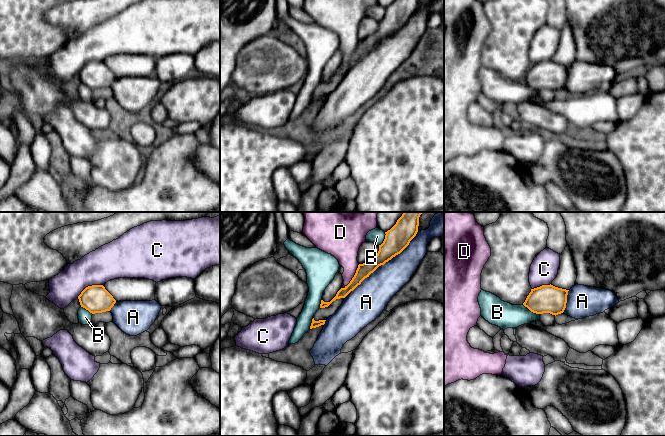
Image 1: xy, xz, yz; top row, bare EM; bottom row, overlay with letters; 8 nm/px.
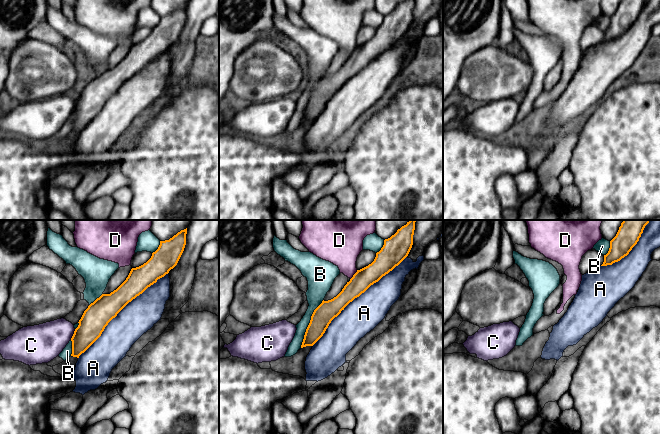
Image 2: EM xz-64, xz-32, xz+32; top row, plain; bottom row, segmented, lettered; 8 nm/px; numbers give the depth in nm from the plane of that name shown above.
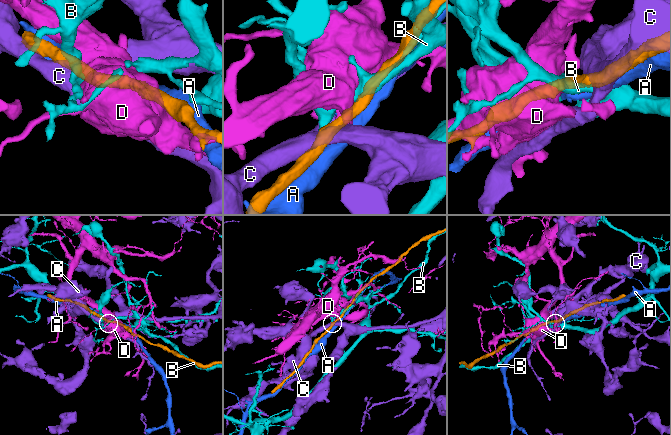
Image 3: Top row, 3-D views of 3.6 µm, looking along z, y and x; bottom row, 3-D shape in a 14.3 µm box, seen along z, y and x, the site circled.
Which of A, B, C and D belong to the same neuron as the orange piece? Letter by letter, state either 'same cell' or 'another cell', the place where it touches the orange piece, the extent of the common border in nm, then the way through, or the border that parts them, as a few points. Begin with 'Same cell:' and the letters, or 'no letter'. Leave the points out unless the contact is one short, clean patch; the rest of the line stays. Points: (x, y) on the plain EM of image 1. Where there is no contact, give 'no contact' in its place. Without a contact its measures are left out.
Same cell: no letter
A: another cell; meets orange in xz at (382, 40); contact 800 nm long
B: another cell; meets orange in yz at (531, 87); contact 160 nm long
C: another cell; meets orange in xy at (89, 62); contact 240 nm long
D: another cell; meets orange in xz at (354, 51); contact 220 nm long

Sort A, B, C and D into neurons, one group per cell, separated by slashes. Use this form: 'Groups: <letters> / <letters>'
Groups: A / B / C / D

